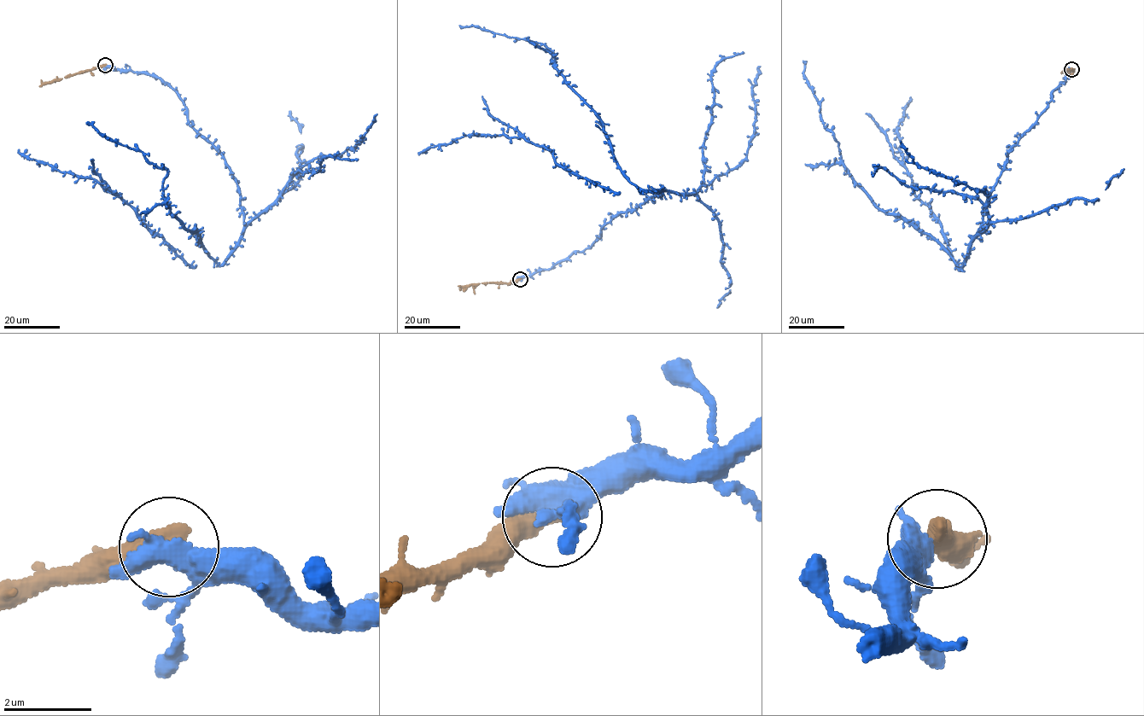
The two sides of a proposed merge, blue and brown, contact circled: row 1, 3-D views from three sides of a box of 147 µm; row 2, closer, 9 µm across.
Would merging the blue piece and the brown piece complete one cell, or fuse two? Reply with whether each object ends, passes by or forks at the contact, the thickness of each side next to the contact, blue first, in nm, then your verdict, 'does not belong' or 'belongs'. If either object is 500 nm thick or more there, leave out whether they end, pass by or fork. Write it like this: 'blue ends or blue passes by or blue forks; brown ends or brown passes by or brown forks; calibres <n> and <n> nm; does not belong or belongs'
calibres 400 and 500 nm; belongs

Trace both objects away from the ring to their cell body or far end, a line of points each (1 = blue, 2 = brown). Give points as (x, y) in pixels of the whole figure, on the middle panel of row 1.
1: (520, 278), (580, 253), (614, 218), (663, 191), (633, 185), (603, 121), (544, 44), (459, 25)
2: (520, 279), (511, 282), (471, 283), (459, 288)

